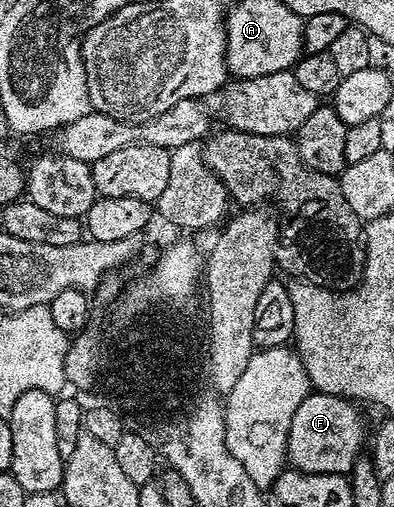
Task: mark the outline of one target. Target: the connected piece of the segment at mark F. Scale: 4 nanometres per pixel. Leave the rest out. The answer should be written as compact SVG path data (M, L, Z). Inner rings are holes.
M307 395L297 413L293 413L293 425L289 425L286 462L305 473L347 475L363 447L363 415L355 406L342 395Z

